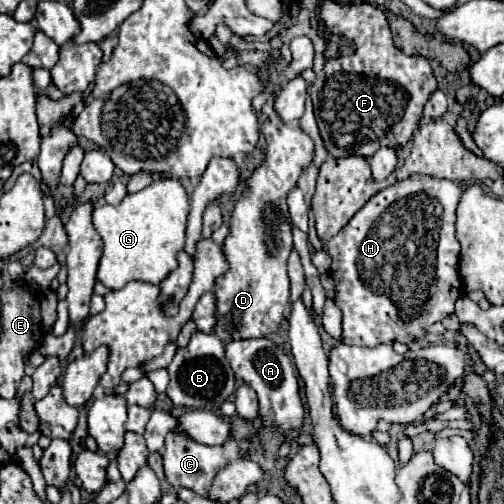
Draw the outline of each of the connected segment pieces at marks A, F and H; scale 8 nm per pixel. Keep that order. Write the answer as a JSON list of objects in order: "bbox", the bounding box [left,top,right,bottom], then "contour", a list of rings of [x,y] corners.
[{"bbox":[227,337,303,429],"contour":[[[267,337],[261,339],[239,339],[227,343],[227,359],[237,379],[245,381],[257,391],[259,413],[267,427],[275,425],[279,429],[299,429],[303,423],[303,401],[299,397],[299,381],[291,359]]]},{"bbox":[309,3,437,157],"contour":[[[371,3],[343,5],[343,7],[333,5],[333,7],[337,7],[335,13],[321,13],[323,23],[327,27],[333,27],[335,35],[341,33],[347,37],[349,33],[349,37],[355,41],[357,51],[351,57],[337,57],[337,61],[327,61],[323,71],[317,75],[317,81],[309,89],[319,131],[327,151],[333,157],[347,157],[347,155],[371,157],[383,145],[387,147],[405,145],[419,125],[423,103],[429,99],[431,91],[437,89],[437,81],[433,77],[429,61],[425,57],[405,55],[401,49],[395,47],[393,31],[389,29],[387,17],[379,7],[373,7]]]},{"bbox":[327,175,465,347],"contour":[[[411,175],[403,183],[395,183],[387,189],[379,191],[377,195],[373,195],[365,203],[365,207],[361,211],[357,211],[351,217],[351,221],[333,239],[327,241],[327,253],[333,259],[329,275],[335,281],[335,305],[343,313],[343,329],[345,329],[343,339],[345,339],[345,343],[357,345],[357,347],[377,347],[381,343],[395,343],[395,341],[411,345],[413,341],[419,341],[427,335],[429,325],[443,321],[447,315],[451,315],[455,311],[455,301],[461,295],[465,295],[465,287],[463,287],[463,281],[459,277],[459,241],[455,237],[455,209],[457,209],[461,195],[463,195],[463,189],[449,179],[439,179],[439,177],[431,177],[431,175]]]}]

